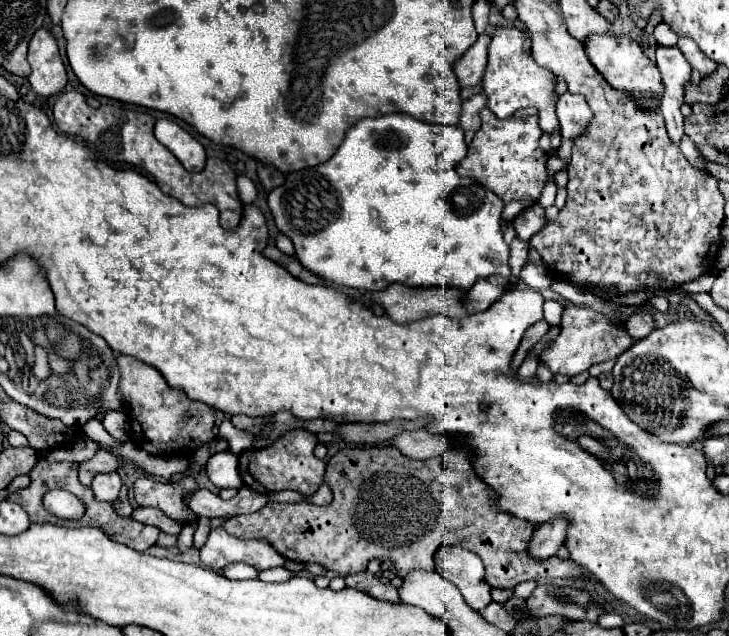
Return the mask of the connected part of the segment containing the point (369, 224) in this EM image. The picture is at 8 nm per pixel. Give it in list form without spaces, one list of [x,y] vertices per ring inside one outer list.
[[[387,114],[379,118],[361,118],[345,136],[339,150],[325,162],[315,168],[305,168],[299,172],[291,172],[285,178],[285,184],[275,188],[269,194],[269,208],[273,212],[277,228],[287,234],[295,244],[295,256],[301,260],[305,268],[319,274],[325,280],[337,282],[339,286],[377,292],[385,290],[393,282],[409,284],[409,286],[453,286],[453,288],[471,288],[477,280],[501,274],[511,276],[509,270],[509,246],[503,242],[501,234],[501,210],[503,202],[491,190],[483,188],[471,178],[461,178],[455,172],[455,164],[467,154],[465,132],[459,126],[443,126],[443,124],[427,124],[409,114]]]

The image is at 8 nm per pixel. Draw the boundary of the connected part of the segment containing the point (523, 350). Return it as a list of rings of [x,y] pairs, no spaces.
[[[545,320],[535,322],[533,326],[529,326],[529,328],[525,330],[525,336],[523,336],[523,340],[521,340],[517,352],[515,352],[513,358],[511,358],[511,366],[513,366],[513,370],[517,370],[517,368],[521,366],[521,362],[523,362],[525,356],[529,354],[529,350],[531,350],[531,348],[533,348],[533,346],[547,334],[547,330],[549,330],[549,324],[547,324]]]

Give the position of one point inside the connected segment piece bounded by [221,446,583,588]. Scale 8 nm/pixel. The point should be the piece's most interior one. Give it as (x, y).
(385, 505)

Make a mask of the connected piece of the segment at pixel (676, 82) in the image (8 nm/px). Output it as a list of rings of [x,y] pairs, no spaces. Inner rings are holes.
[[[657,44],[657,66],[661,70],[665,84],[661,114],[665,118],[665,128],[671,142],[679,146],[683,136],[683,116],[679,108],[683,102],[683,86],[691,76],[691,66],[683,58],[683,52],[677,46],[663,46],[663,44]]]

